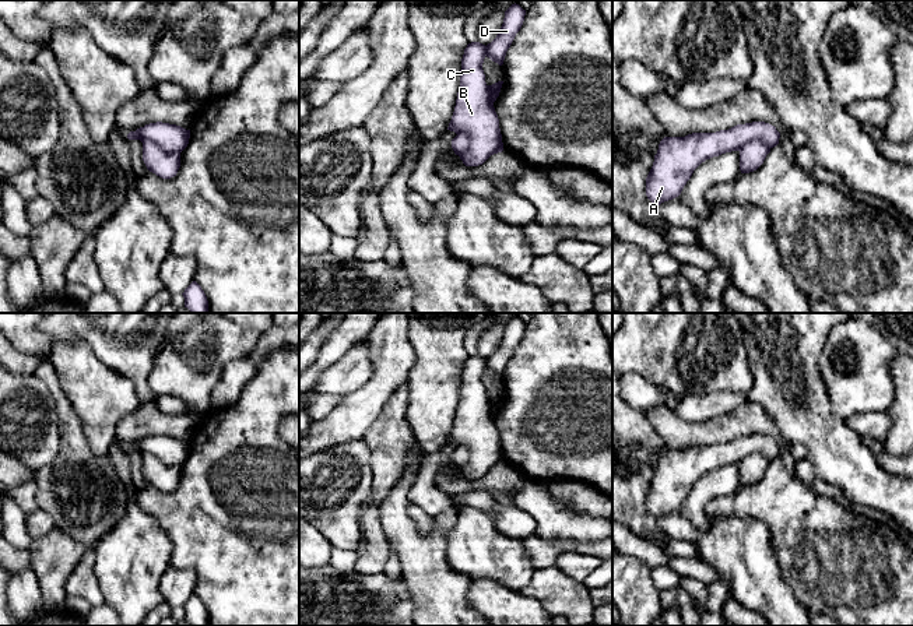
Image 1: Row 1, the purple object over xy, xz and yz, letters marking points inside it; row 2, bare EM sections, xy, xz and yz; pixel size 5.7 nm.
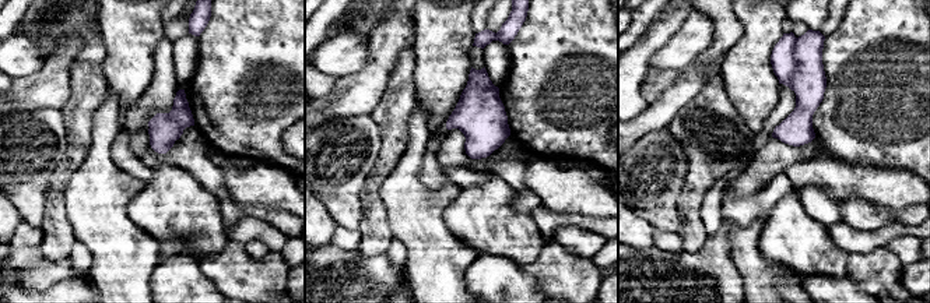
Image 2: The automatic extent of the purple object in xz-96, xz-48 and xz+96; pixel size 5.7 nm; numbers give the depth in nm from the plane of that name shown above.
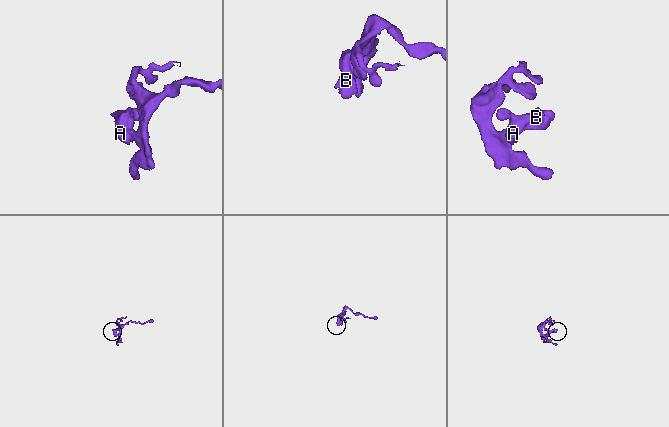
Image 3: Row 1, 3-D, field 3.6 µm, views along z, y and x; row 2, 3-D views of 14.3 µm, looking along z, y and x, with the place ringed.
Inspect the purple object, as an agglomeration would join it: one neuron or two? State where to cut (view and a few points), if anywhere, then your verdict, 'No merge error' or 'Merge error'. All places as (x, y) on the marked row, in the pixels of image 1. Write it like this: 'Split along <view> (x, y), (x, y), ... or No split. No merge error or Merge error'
Split along xy (141, 140), (150, 140), (164, 150), (179, 154). Merge error

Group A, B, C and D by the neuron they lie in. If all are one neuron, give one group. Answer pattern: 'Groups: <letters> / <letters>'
Groups: A B C / D

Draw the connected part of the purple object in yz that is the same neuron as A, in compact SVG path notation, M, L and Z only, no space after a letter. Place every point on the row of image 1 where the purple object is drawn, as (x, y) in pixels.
M765 122L737 124L716 133L692 133L685 137L664 137L646 177L646 196L659 207L678 197L693 170L706 159L740 151L749 141L762 141L773 148L780 133Z

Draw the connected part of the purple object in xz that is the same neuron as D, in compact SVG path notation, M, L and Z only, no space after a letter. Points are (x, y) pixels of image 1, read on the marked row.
M512 4L505 11L503 24L496 38L487 45L487 57L499 66L503 64L508 49L510 48L516 34L520 31L524 21L526 10L519 4Z

